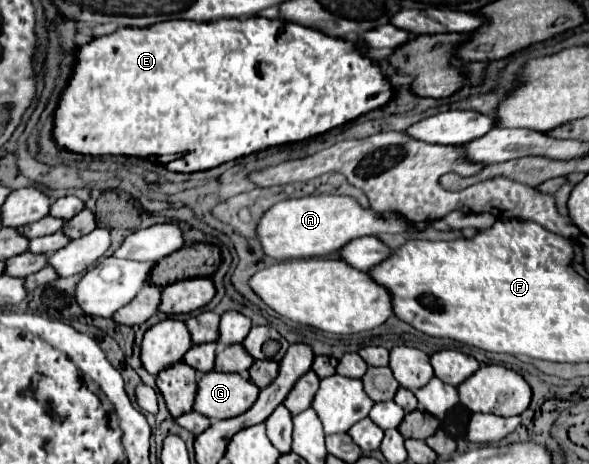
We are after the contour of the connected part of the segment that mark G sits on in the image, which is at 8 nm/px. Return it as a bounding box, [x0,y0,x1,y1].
[194,373,260,419]

